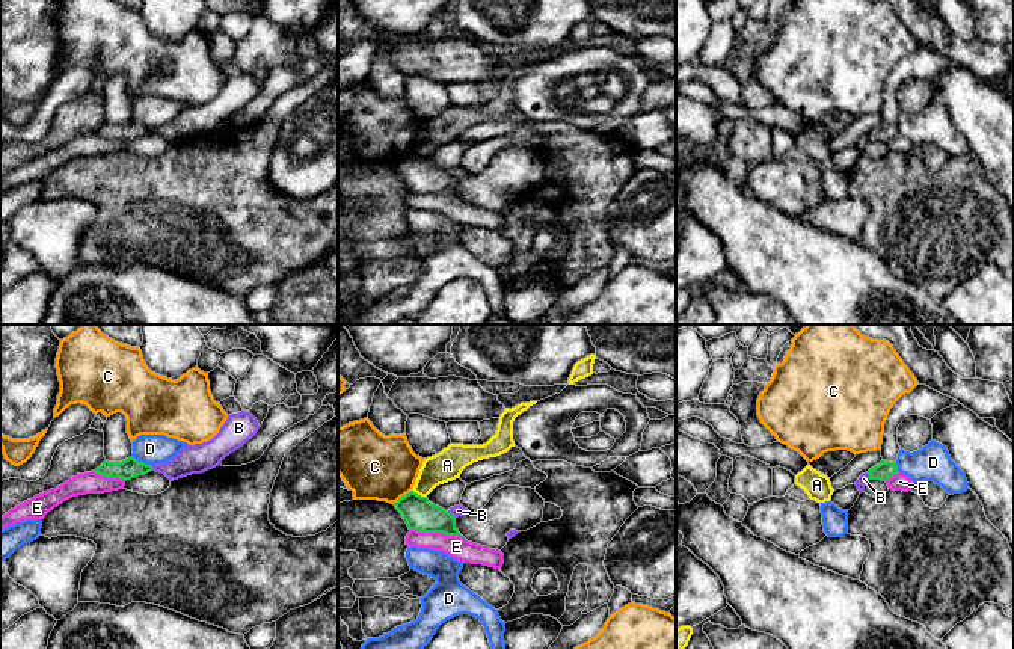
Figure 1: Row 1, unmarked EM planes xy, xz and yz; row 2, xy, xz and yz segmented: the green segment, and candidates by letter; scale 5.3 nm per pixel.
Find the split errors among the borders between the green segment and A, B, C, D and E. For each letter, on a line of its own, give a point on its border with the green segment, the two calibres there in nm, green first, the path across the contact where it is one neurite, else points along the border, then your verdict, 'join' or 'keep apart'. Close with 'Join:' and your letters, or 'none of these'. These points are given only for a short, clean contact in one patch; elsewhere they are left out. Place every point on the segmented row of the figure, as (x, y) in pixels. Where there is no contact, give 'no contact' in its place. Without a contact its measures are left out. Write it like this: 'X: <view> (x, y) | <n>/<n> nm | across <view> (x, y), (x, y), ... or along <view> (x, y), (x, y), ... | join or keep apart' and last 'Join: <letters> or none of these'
A: xz (420, 495) | 170/160 nm | along xz (412, 489), (426, 497) | keep apart
B: xz (450, 513) | 170/60 nm | keep apart
C: xz (402, 497) | 170/360 nm | keep apart
D: xy (142, 462) | 110/160 nm | along xy (132, 456), (151, 467) | keep apart
E: xz (438, 532) | 170/120 nm | keep apart
Join: none of these

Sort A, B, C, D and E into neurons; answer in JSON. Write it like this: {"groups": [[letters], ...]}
{"groups": [["A"], ["B"], ["C"], ["D"], ["E"]]}

